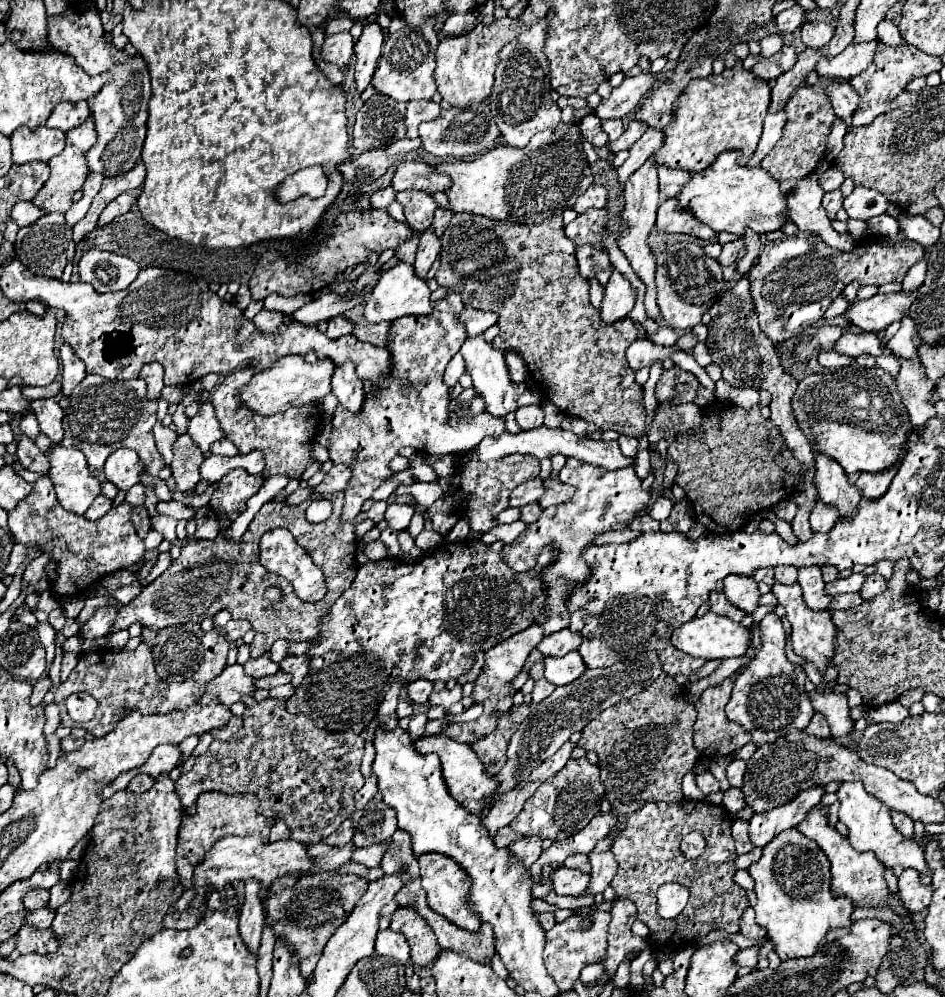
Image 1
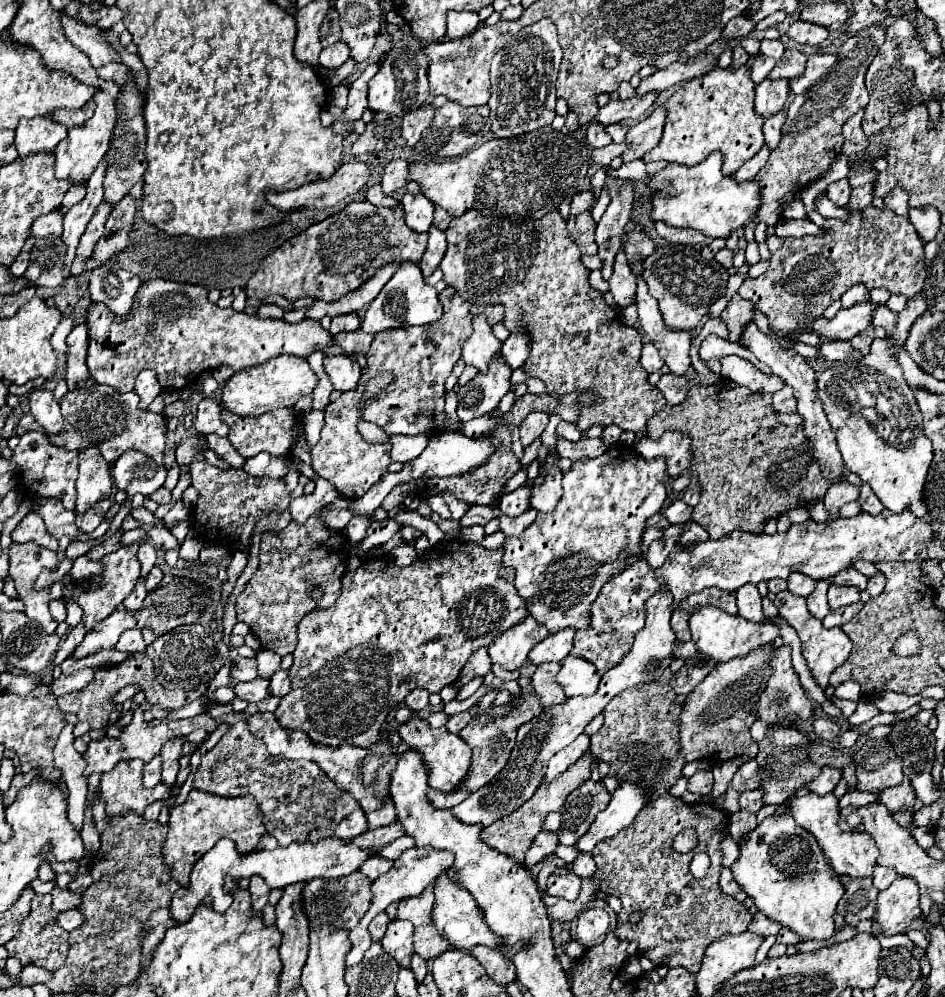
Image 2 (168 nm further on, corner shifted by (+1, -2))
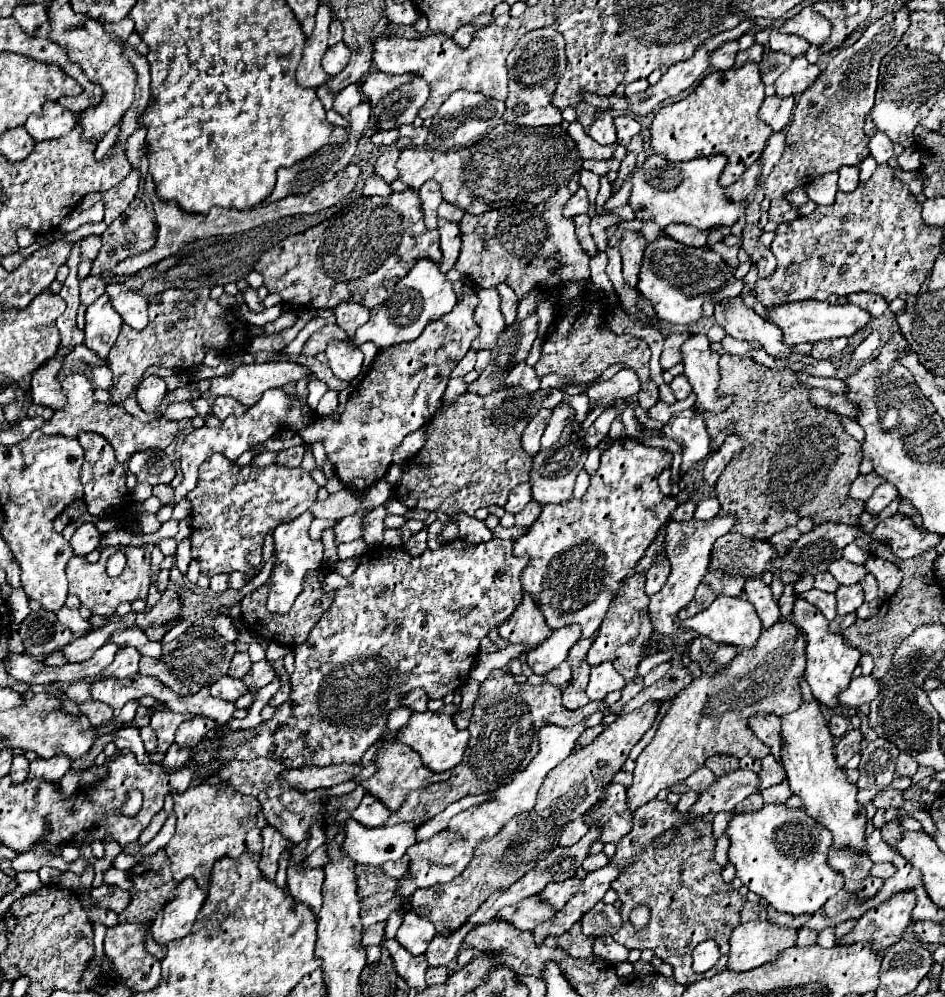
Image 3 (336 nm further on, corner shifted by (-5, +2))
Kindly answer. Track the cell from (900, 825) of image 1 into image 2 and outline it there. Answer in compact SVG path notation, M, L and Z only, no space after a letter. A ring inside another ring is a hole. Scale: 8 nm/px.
M905 776L901 784L893 788L885 788L881 792L881 804L885 804L889 812L911 810L911 806L915 804L915 792L913 792L913 786L909 784L909 778Z

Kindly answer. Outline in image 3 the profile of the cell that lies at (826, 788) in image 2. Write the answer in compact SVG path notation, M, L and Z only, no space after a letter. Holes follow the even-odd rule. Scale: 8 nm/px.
M857 728L851 730L851 732L847 732L847 734L837 742L835 760L837 760L837 766L839 766L839 768L845 768L845 764L849 762L849 758L857 752L859 742L861 742L861 732L859 732Z

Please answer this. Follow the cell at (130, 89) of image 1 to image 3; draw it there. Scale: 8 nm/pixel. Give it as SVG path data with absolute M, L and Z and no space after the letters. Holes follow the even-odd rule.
M133 166L133 170L125 176L125 180L121 180L115 188L111 188L109 192L103 192L103 204L105 204L105 224L111 224L115 218L119 218L127 204L135 198L137 194L137 186L139 186L139 168Z

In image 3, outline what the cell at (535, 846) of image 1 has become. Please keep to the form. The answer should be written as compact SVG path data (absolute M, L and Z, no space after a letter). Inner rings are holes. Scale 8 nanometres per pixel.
M579 818L579 820L573 820L571 824L565 826L565 830L563 830L561 838L559 838L559 846L571 846L571 844L575 844L581 836L587 834L587 830L589 830L589 828L583 824L581 818Z

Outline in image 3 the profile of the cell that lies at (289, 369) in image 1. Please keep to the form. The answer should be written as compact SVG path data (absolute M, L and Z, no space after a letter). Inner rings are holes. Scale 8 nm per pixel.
M265 362L265 364L243 364L243 366L237 366L231 374L227 376L219 376L219 378L211 378L211 392L215 396L231 396L235 398L237 402L241 402L243 406L253 406L265 390L271 390L271 388L283 388L285 384L289 382L299 382L299 380L311 380L313 378L313 372L305 366L305 364L297 364L297 362Z

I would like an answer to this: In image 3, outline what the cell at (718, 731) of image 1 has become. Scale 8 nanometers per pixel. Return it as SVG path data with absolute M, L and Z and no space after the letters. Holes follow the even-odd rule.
M779 620L771 628L763 630L761 640L753 648L741 650L731 664L723 666L715 676L701 676L693 680L683 692L679 692L663 716L655 738L647 744L647 748L639 754L635 760L635 770L633 770L633 782L627 788L627 808L629 812L637 812L643 804L647 804L651 798L659 794L659 790L669 788L687 776L691 776L697 768L703 766L703 762L709 756L715 754L727 754L735 758L743 756L753 756L753 758L763 758L769 754L769 746L763 744L755 732L749 726L749 718L757 714L775 714L775 716L785 716L787 712L793 712L799 708L801 700L801 688L799 688L799 678L803 676L805 670L805 640L803 634L791 624L789 620Z

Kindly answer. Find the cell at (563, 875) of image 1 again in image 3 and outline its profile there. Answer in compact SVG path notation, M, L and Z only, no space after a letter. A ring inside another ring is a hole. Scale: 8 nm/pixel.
M577 876L565 880L565 882L551 882L551 884L547 884L547 888L541 892L541 896L543 896L555 910L559 910L559 908L563 908L563 904L567 904L567 900L581 888L581 884L583 884L583 880L577 878Z

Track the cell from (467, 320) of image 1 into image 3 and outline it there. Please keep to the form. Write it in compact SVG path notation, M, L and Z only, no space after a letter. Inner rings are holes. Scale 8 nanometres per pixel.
M499 284L497 292L501 296L501 312L503 312L505 322L513 322L515 314L517 314L517 302L519 302L515 292L511 292L511 288L507 288L507 284Z

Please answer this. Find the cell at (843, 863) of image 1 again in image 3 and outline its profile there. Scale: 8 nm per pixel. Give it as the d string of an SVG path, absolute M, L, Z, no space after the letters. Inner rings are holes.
M803 702L795 712L781 718L783 736L783 768L787 772L787 782L791 792L803 800L803 810L815 822L825 826L833 834L833 848L851 848L855 852L867 852L867 810L857 802L857 786L851 784L841 768L835 764L833 738L819 704Z

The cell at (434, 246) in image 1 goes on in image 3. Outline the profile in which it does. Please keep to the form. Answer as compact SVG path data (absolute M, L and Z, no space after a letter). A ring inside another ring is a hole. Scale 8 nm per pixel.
M439 220L439 236L441 236L441 252L443 252L443 262L439 264L441 272L447 272L453 268L457 256L459 256L459 246L461 246L461 232L457 222L447 222Z

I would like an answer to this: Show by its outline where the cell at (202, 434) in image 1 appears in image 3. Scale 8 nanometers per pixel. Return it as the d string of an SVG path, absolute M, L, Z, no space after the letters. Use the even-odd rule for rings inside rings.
M217 396L215 402L213 402L213 414L219 418L219 420L225 420L227 416L241 416L247 408L243 404L239 404L237 400L231 400L231 398L223 398L223 396Z

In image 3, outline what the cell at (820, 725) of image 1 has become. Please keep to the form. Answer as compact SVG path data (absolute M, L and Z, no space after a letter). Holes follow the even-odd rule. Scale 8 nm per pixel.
M835 714L835 716L831 716L831 720L829 720L829 728L831 728L831 734L833 734L835 738L841 738L841 736L845 736L847 730L849 730L849 720L843 718L843 716L839 716L839 714Z

